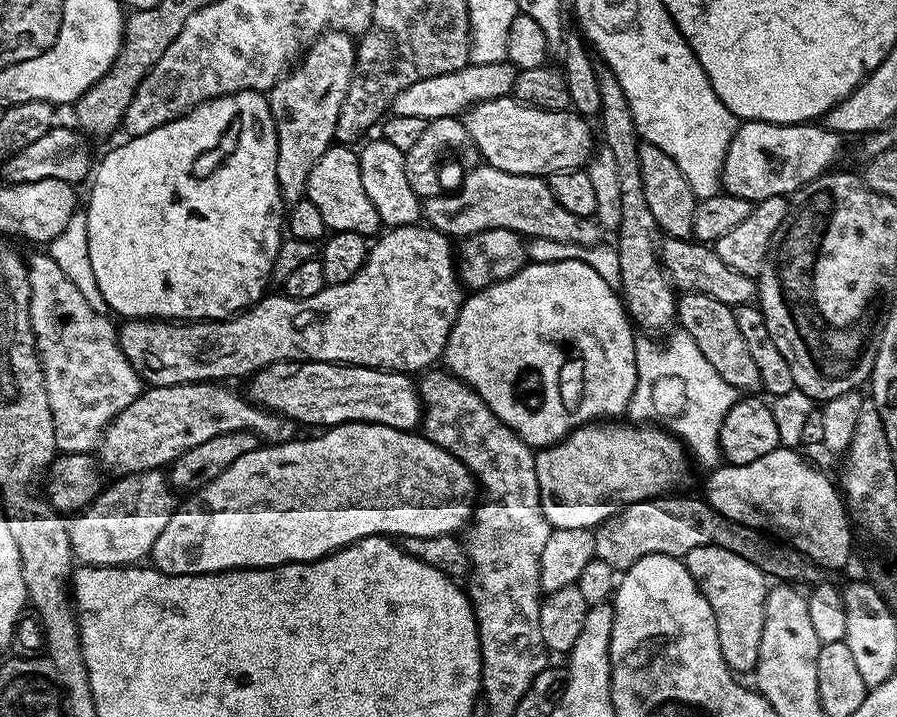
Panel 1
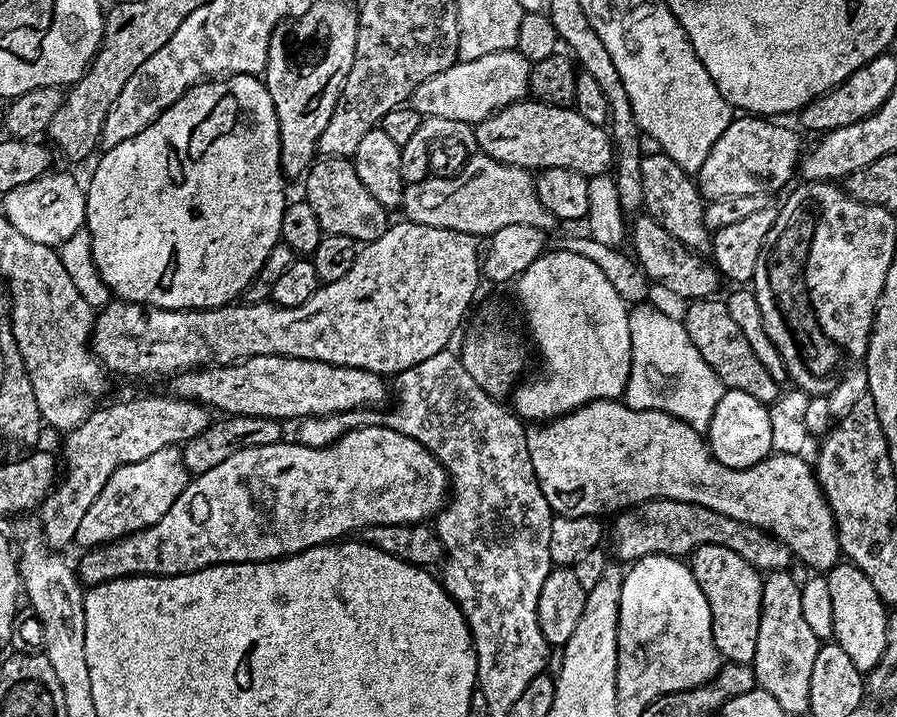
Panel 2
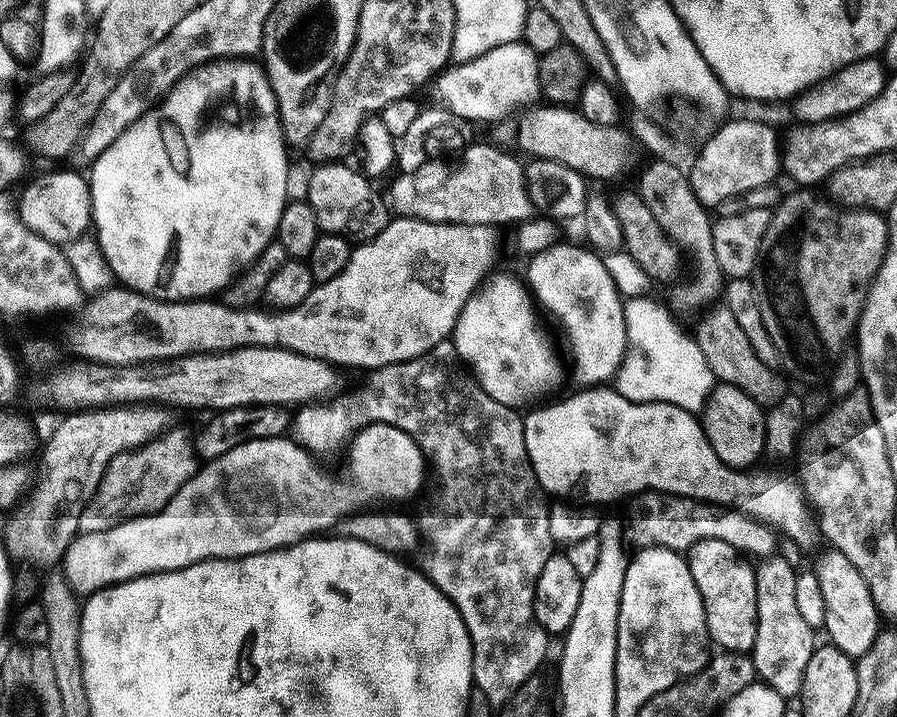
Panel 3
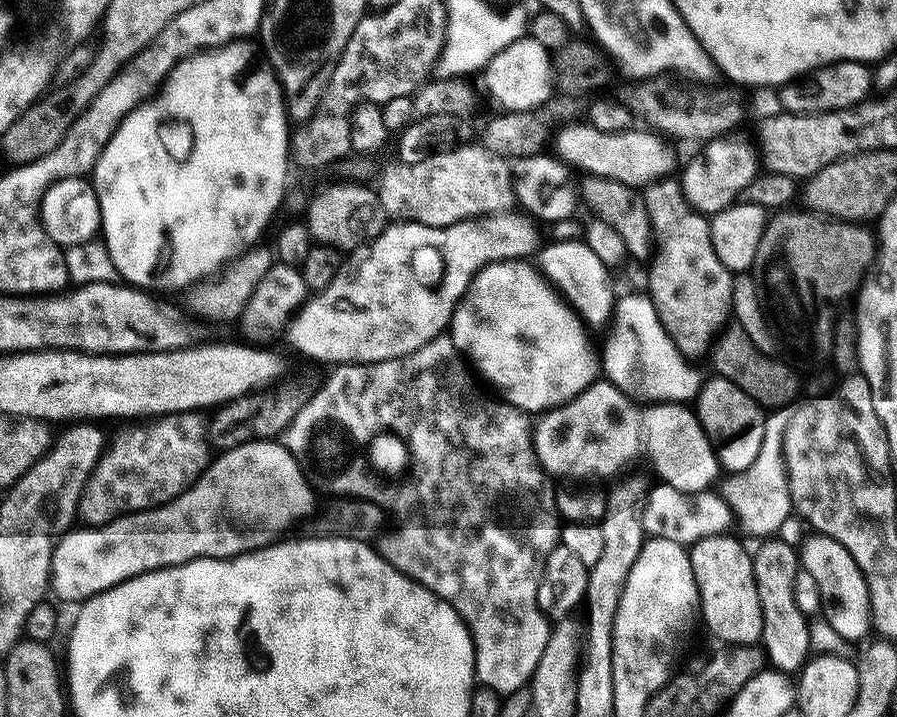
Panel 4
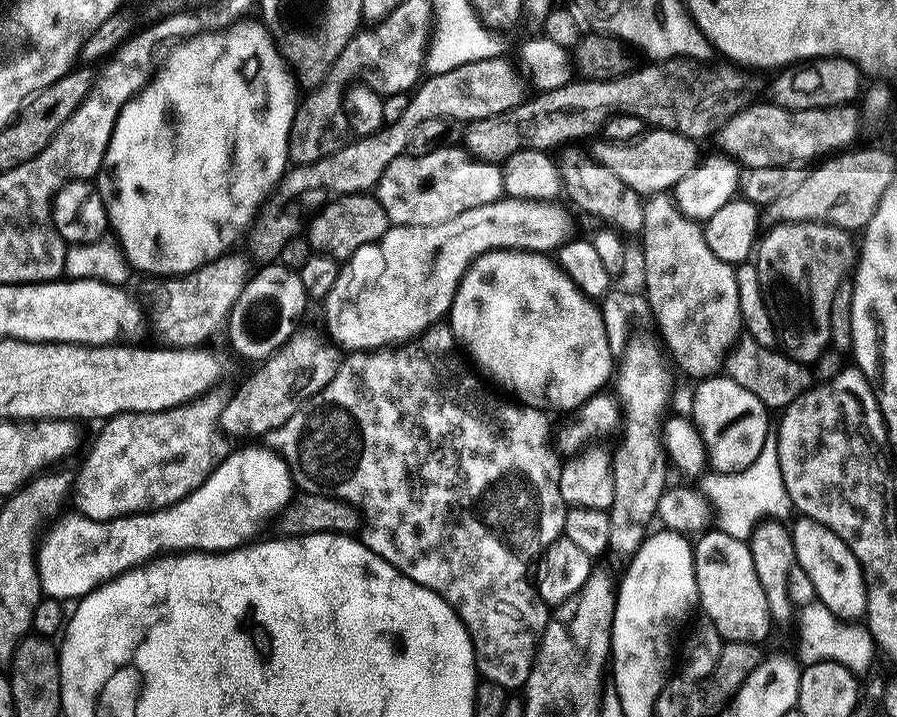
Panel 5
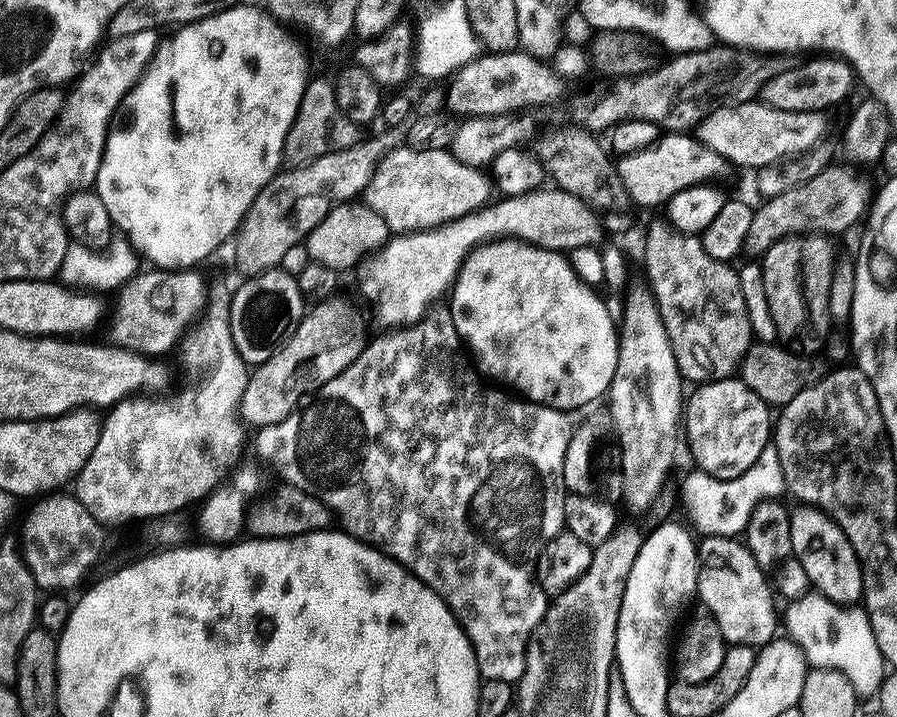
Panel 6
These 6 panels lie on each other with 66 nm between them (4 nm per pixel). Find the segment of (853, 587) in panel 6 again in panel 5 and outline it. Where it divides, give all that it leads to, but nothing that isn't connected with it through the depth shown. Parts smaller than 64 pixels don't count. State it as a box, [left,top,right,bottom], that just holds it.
[791,518,868,622]

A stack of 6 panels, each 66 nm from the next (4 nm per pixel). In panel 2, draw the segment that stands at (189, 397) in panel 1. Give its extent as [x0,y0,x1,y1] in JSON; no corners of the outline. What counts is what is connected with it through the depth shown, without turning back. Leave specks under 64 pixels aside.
[38,394,210,545]

